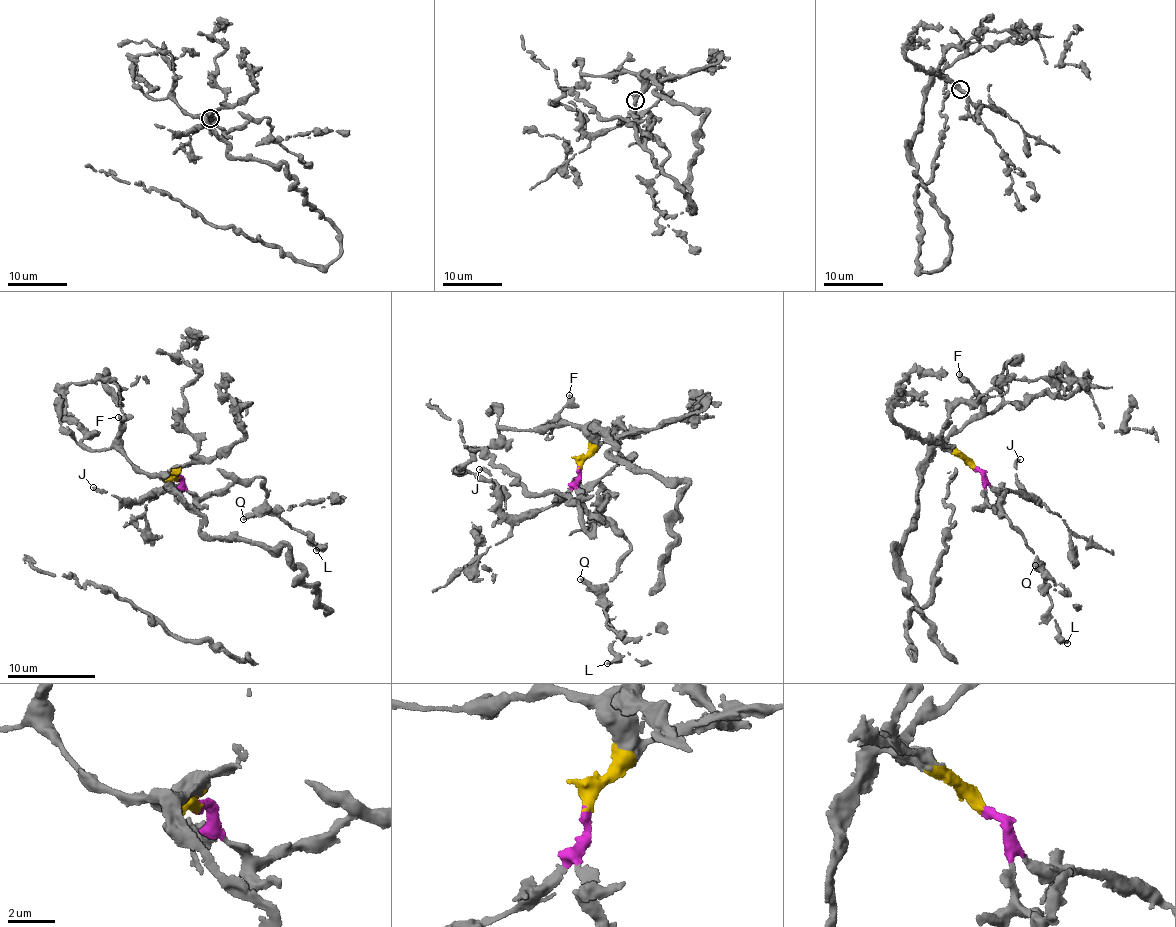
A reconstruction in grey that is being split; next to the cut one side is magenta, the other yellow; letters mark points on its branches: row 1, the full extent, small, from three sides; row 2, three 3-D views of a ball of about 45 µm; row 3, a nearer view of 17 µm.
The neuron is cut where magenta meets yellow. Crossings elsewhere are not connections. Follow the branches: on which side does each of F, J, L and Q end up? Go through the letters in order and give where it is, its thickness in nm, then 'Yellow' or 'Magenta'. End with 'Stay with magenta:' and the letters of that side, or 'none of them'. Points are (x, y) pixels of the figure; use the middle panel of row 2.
F: Place: (569, 395). Thickness 440 nm. Yellow
J: Place: (479, 469). Thickness 240 nm. Magenta
L: Place: (607, 663). Thickness 280 nm. Magenta
Q: Place: (580, 579). Thickness 320 nm. Magenta
Stay with magenta: J, L, Q

